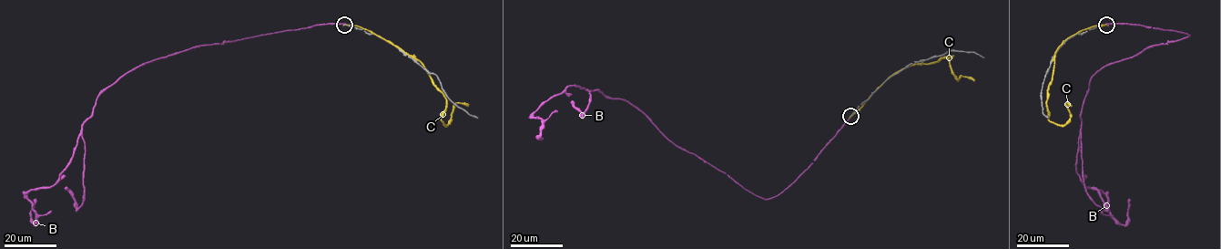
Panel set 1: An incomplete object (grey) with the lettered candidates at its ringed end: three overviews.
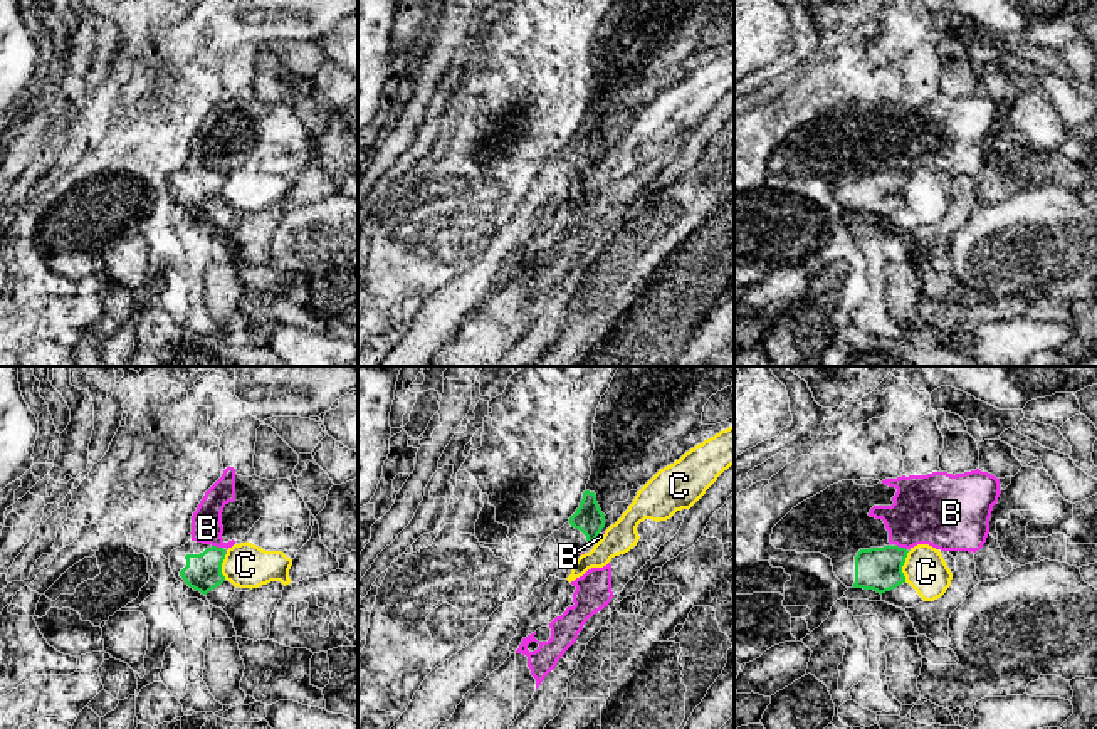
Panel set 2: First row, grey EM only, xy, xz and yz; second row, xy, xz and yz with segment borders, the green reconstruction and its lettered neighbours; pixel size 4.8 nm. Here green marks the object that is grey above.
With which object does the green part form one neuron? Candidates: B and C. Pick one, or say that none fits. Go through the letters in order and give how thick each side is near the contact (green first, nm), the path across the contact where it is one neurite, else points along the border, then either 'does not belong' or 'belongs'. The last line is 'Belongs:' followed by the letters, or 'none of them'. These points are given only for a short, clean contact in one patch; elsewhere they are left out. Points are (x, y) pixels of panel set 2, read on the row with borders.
B: calibres 180 and 150 nm; border xy (212, 545), (222, 548); does not belong
C: calibres 200 and 200 nm; border yz (909, 551), (902, 566), (904, 582); does not belong
Belongs: none of them

